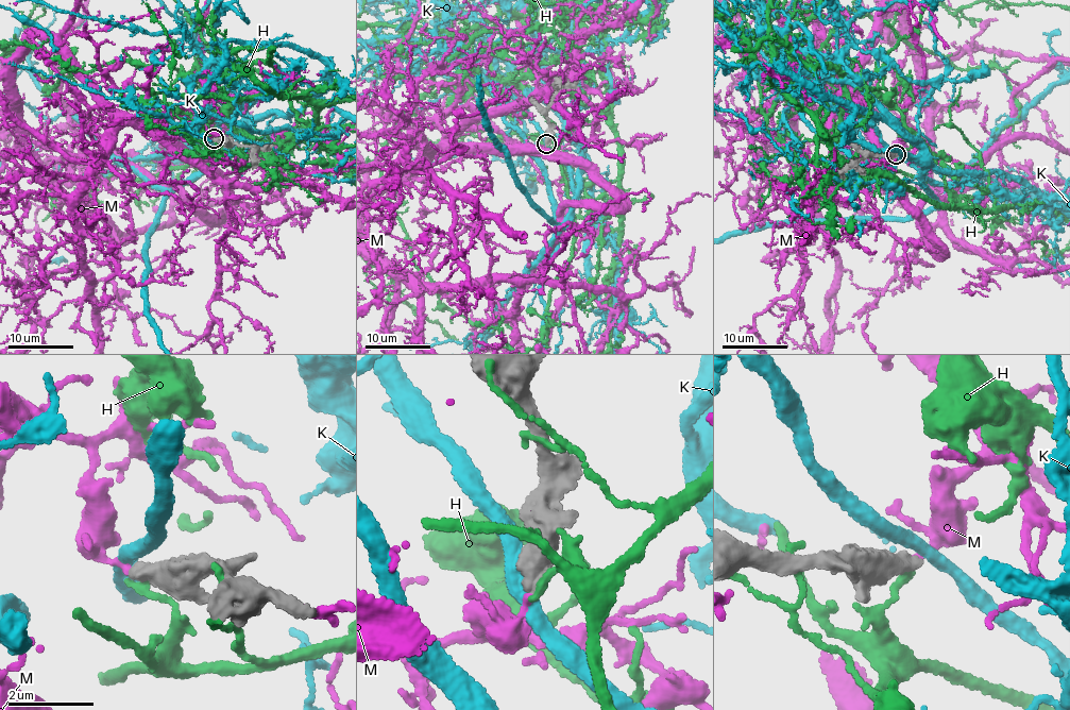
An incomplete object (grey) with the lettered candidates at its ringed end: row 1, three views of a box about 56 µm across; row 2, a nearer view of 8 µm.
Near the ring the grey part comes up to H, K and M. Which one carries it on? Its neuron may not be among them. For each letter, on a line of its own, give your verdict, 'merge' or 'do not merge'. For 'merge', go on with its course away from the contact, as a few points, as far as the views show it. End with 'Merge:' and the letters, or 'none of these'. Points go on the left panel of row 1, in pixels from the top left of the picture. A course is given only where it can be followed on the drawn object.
H: do not merge
K: do not merge
M: do not merge
Merge: none of these

